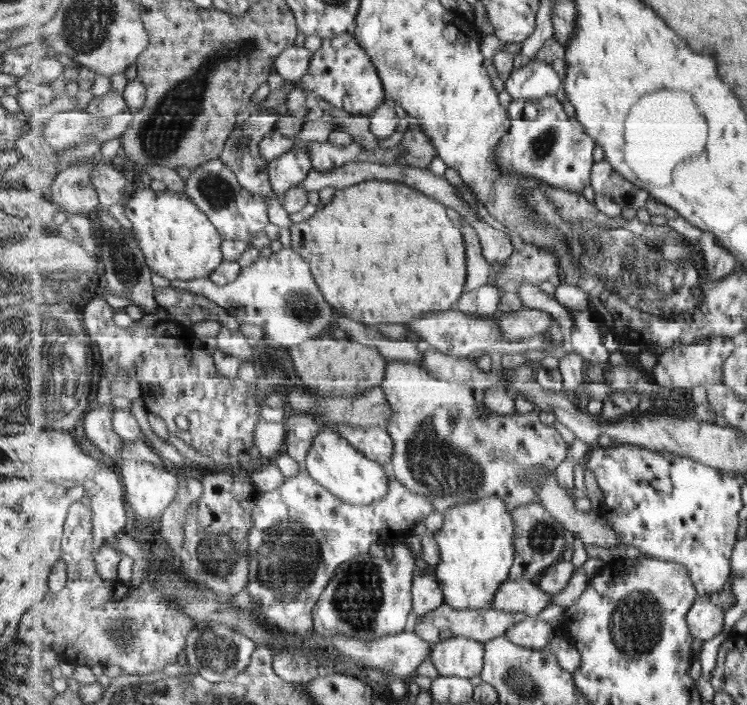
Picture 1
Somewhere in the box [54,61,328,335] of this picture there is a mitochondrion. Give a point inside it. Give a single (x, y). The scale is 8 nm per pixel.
(118, 249)

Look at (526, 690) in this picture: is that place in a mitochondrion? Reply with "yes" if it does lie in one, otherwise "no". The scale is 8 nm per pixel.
yes

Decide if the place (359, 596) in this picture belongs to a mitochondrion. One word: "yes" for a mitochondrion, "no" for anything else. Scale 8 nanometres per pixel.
yes

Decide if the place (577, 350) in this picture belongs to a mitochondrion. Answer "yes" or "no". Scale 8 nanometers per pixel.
no

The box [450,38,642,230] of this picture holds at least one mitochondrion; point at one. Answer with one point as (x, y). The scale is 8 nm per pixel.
(541, 145)

